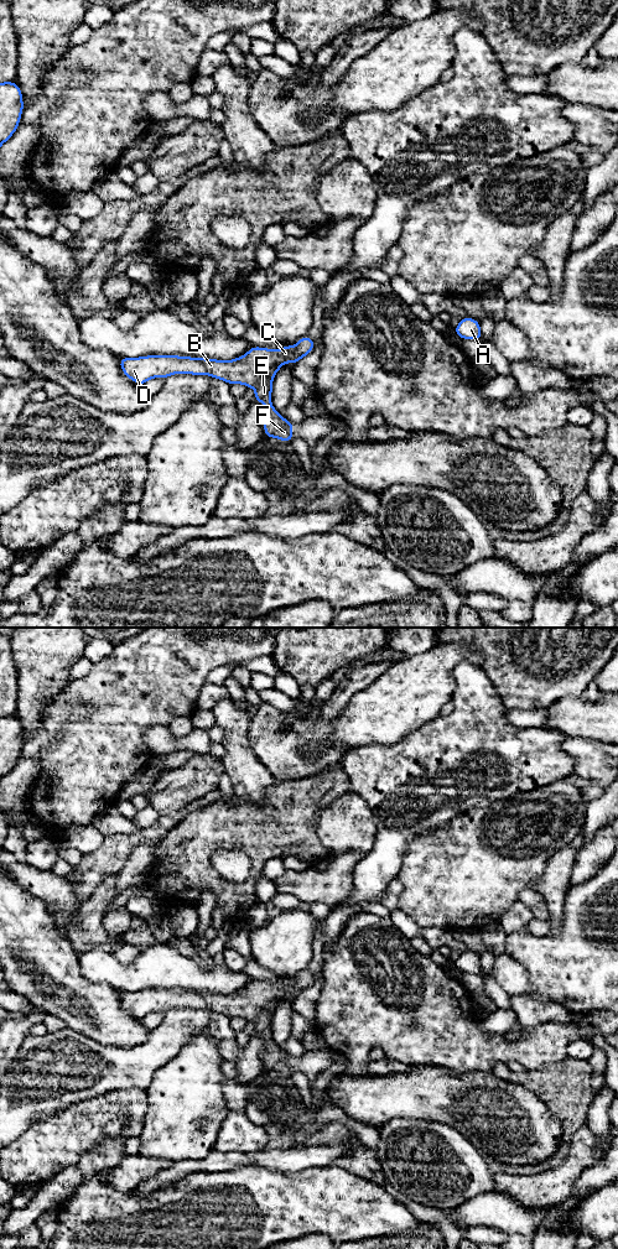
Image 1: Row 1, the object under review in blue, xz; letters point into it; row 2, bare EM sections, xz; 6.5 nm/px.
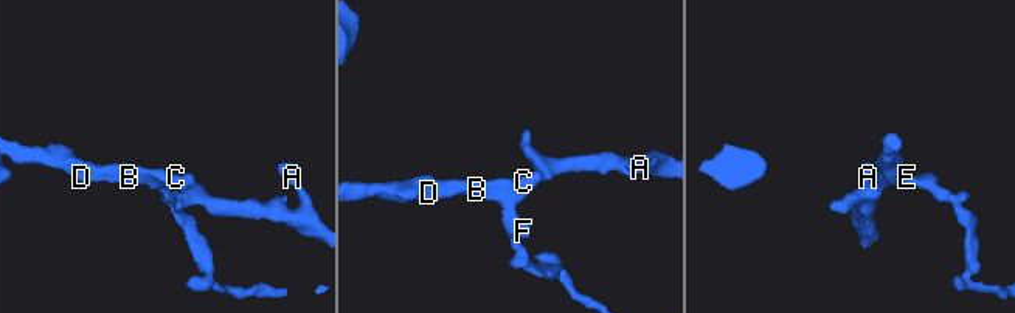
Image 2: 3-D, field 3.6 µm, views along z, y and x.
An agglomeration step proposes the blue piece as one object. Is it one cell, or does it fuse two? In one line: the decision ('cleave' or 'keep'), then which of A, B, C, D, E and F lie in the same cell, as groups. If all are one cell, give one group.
keep; groups A B C D E F

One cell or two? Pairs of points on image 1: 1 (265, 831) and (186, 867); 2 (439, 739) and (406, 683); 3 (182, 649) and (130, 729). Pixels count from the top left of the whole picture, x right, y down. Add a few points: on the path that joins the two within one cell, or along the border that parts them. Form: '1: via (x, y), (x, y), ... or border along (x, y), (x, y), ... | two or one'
1: via (245, 836), (217, 836), (206, 847) | one
2: border along (439, 714), (404, 737) | two
3: via (166, 664), (130, 700), (130, 707) | one

